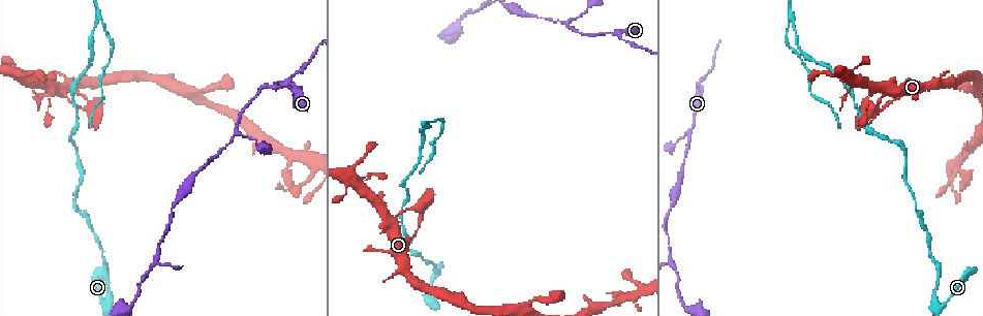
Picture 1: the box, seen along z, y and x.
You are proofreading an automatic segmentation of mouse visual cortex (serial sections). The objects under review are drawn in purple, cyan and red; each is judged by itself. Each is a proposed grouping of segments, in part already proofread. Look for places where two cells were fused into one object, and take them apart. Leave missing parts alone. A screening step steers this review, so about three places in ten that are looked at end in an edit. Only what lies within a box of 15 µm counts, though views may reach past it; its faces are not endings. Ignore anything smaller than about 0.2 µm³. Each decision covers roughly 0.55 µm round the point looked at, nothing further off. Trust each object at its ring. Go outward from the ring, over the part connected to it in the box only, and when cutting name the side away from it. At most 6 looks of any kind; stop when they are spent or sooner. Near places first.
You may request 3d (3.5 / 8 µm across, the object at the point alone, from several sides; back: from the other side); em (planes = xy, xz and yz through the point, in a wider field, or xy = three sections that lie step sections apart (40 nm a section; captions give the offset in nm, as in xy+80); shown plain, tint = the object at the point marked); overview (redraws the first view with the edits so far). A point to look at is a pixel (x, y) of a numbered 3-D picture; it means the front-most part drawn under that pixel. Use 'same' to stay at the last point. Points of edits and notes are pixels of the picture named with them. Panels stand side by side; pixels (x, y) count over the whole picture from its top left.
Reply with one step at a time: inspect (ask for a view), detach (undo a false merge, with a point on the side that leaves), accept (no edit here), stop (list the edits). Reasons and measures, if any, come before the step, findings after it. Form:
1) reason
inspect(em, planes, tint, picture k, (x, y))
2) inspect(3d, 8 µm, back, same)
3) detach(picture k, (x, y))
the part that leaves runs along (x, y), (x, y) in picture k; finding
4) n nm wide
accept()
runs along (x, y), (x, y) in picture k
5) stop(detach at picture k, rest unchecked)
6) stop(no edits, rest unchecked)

a fork
inspect(3d, 3.5 µm, picture 1, (696, 83))

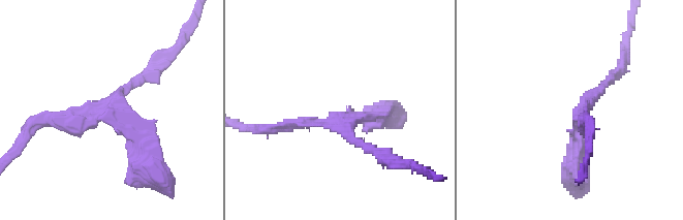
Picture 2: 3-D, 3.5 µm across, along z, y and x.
inspect(em, xy, step 2, plain, picture 2, (112, 110))

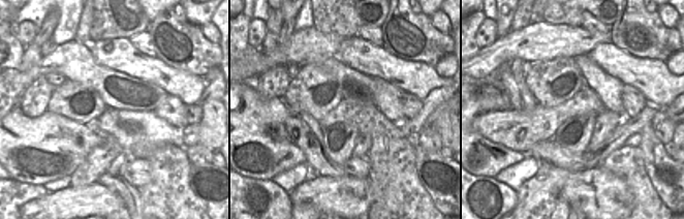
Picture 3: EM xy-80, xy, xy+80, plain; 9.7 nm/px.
where the object lies
inspect(em, xy, step 2, tint, same)

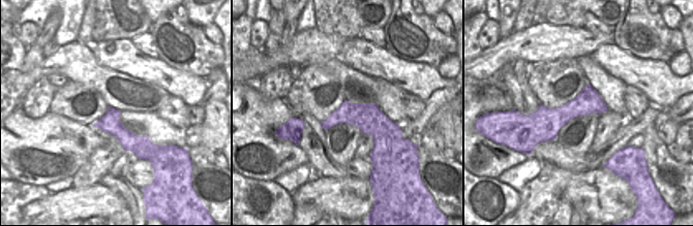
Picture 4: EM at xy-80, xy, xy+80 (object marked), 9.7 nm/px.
accept()
runs along (151, 161), (129, 114), (47, 120) in picture 2; continuous, no second cell

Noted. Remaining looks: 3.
sharp bend
inspect(3d, 3.5 µm, back, picture 1, (936, 305))

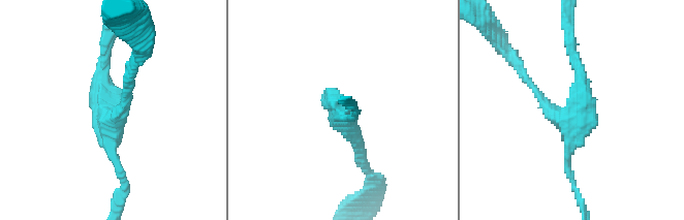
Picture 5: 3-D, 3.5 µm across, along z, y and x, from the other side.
need the tissue
inspect(em, xy, step 1, tint, picture 5, (570, 117))

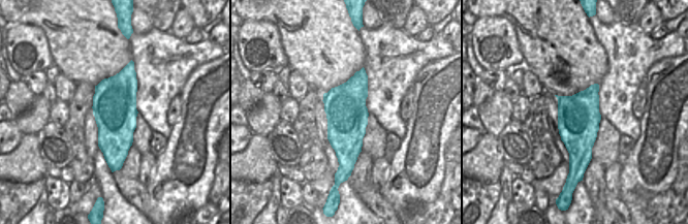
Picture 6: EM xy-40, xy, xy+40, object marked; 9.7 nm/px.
accept()
runs along (362, 160), (336, 113) in picture 5; continuous, no second cell

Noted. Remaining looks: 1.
stop(no edits, rest unchecked)

